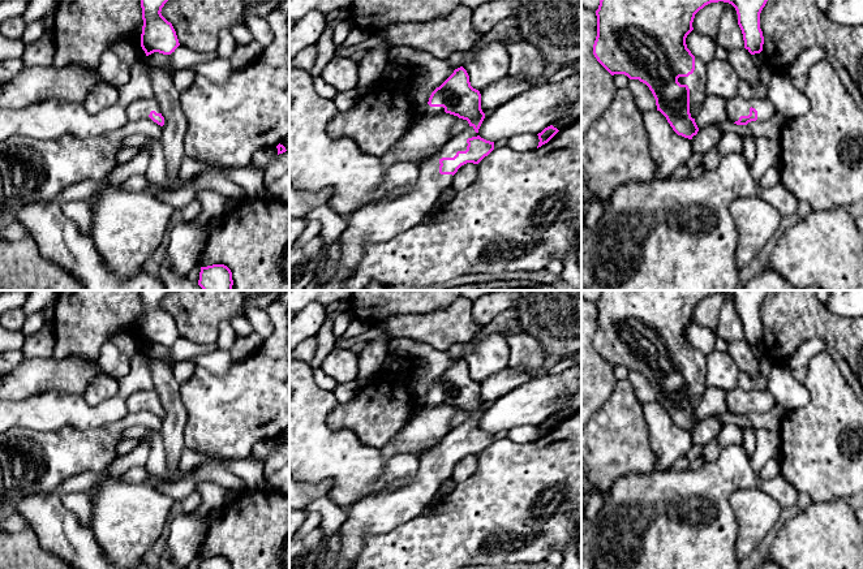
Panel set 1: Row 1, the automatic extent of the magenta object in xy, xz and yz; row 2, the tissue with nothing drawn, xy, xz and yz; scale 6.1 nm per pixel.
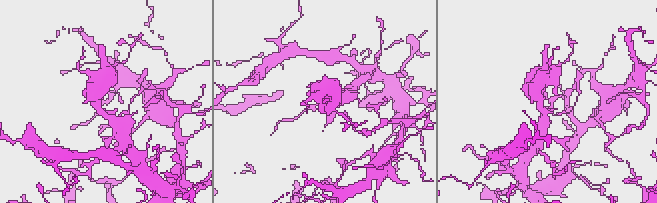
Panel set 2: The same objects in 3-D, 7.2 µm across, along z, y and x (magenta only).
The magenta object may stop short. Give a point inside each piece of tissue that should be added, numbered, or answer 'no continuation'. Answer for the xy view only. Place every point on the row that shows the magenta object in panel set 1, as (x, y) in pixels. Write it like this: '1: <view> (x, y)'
1: xy (140, 110)

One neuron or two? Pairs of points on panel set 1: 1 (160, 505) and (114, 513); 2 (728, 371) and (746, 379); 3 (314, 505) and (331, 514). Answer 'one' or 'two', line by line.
1: one
2: two
3: one

